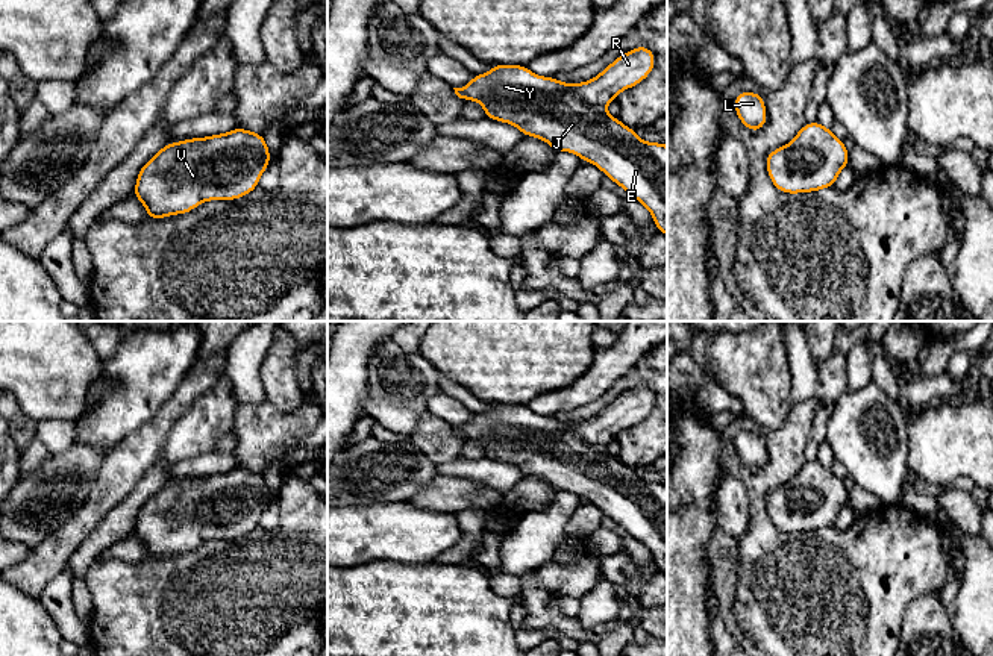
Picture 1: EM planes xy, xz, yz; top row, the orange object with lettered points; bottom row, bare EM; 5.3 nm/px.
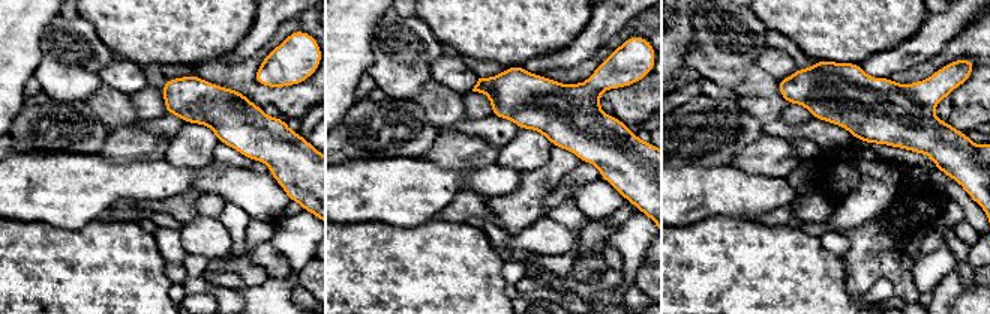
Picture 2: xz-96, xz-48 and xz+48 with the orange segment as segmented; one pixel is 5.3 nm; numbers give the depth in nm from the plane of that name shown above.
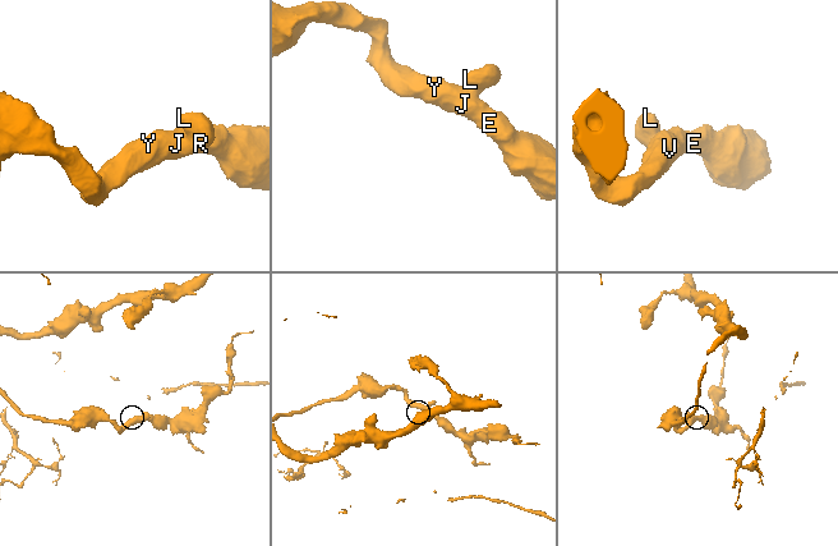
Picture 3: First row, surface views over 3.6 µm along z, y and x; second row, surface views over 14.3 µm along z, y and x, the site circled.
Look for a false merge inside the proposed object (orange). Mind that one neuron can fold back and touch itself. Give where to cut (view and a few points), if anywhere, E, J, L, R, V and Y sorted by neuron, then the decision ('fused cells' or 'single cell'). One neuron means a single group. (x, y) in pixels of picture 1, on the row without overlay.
no cut; E J L R V Y; single cell

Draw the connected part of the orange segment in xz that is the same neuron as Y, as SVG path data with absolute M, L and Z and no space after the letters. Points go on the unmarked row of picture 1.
M646 385L635 386L620 394L596 417L582 423L564 423L556 417L534 414L526 405L494 403L485 414L475 414L464 427L453 427L464 441L476 439L485 450L485 456L515 465L523 476L534 476L547 482L555 491L569 491L584 501L602 509L614 523L640 541L653 556L659 573L667 576L667 485L647 482L637 476L635 468L625 465L619 458L606 451L606 444L617 435L641 423L655 408L655 392Z

